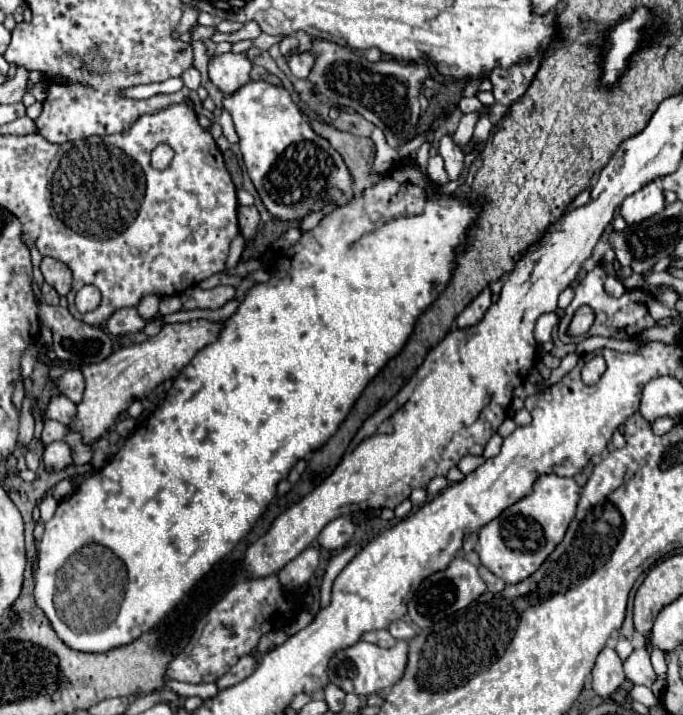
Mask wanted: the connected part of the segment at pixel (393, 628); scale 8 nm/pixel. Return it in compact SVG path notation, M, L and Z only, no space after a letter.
M395 620L393 624L389 624L387 630L395 640L411 640L415 636L413 628L405 620Z

